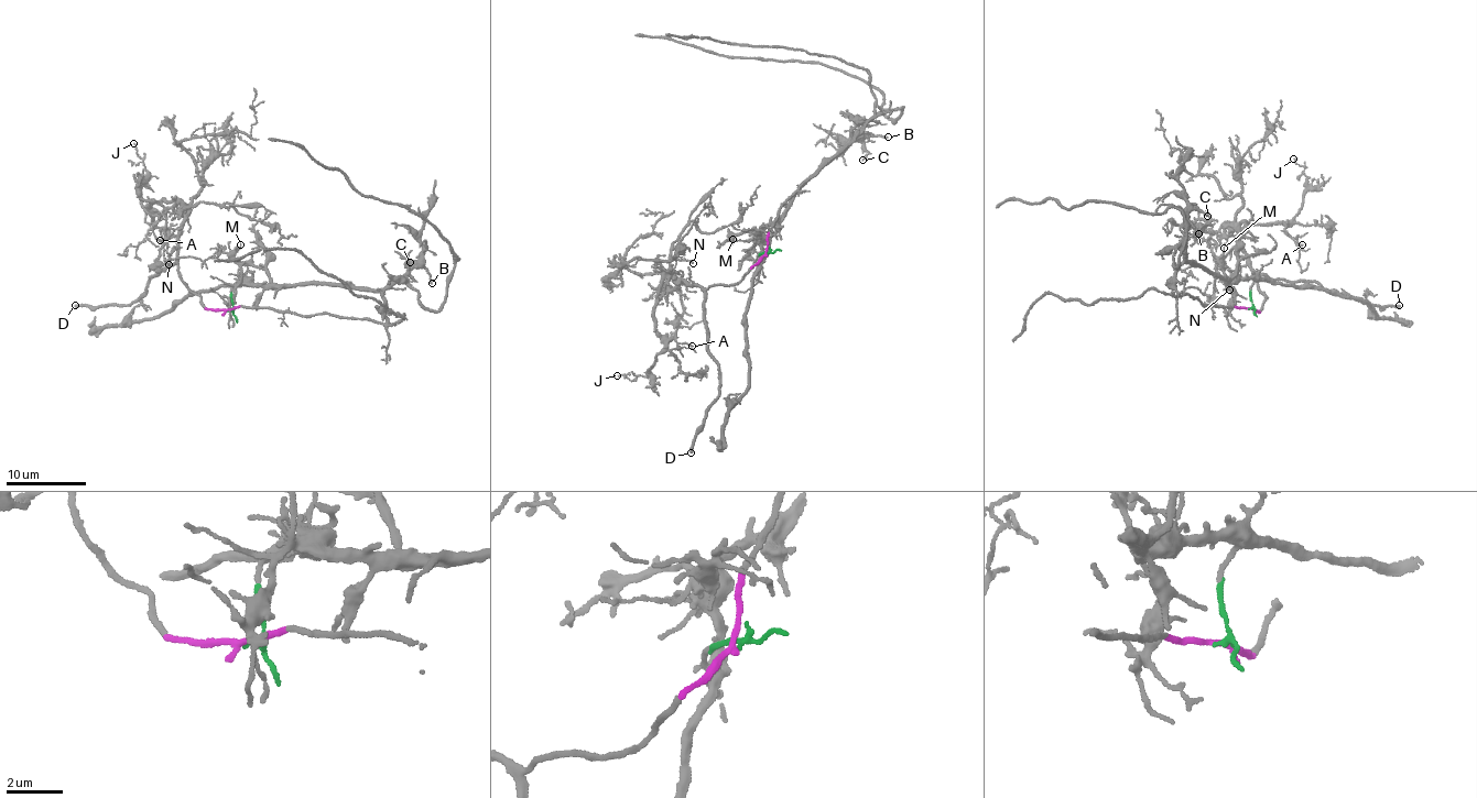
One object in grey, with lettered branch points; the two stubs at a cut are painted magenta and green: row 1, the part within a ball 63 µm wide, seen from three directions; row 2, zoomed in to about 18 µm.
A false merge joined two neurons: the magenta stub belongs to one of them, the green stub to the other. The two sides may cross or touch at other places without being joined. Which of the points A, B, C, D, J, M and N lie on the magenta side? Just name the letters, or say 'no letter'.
A, D, J, N

